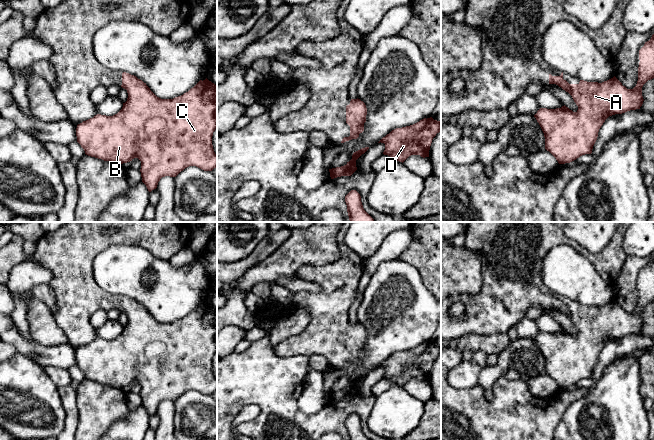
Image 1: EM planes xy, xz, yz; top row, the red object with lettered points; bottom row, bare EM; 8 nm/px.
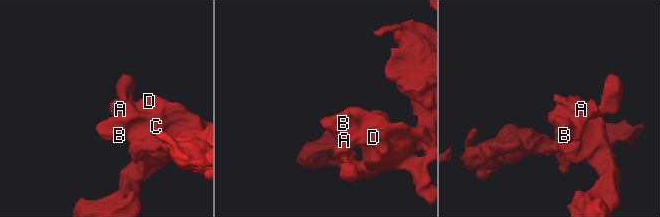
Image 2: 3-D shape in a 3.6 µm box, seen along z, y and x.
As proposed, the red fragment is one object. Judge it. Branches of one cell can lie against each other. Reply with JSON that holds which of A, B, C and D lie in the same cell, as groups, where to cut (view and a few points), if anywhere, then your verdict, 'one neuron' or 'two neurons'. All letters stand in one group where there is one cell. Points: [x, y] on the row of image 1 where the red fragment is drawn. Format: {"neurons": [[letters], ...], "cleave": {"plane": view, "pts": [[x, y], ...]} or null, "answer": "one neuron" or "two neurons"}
{"neurons": [["A", "B", "C", "D"]], "cleave": null, "answer": "one neuron"}

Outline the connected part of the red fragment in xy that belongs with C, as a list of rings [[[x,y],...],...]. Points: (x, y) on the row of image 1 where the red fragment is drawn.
[[[123,72],[121,87],[127,90],[128,98],[117,114],[113,116],[97,114],[77,125],[77,142],[86,155],[116,164],[138,158],[141,161],[142,182],[149,192],[157,188],[162,177],[176,177],[189,166],[196,166],[204,171],[212,171],[217,167],[217,155],[212,145],[213,132],[217,128],[217,86],[214,83],[206,78],[181,96],[161,99],[142,80]]]

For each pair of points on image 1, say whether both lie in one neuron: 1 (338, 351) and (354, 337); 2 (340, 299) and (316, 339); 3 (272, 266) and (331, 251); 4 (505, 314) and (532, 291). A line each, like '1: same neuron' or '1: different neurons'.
1: same neuron
2: same neuron
3: same neuron
4: same neuron

